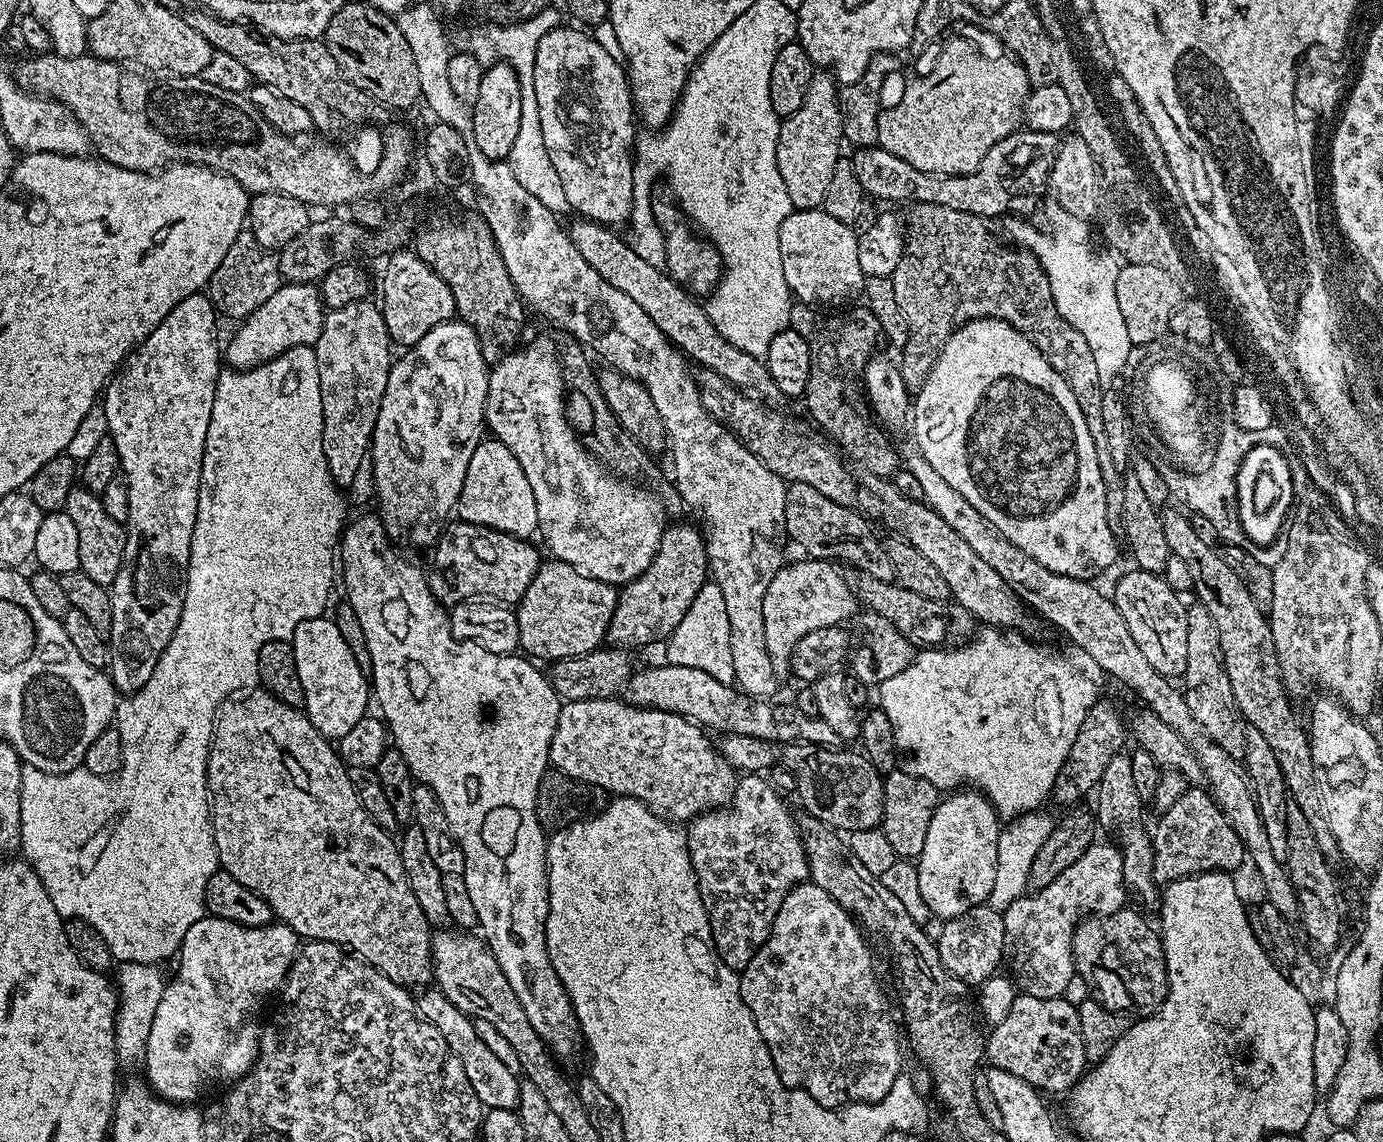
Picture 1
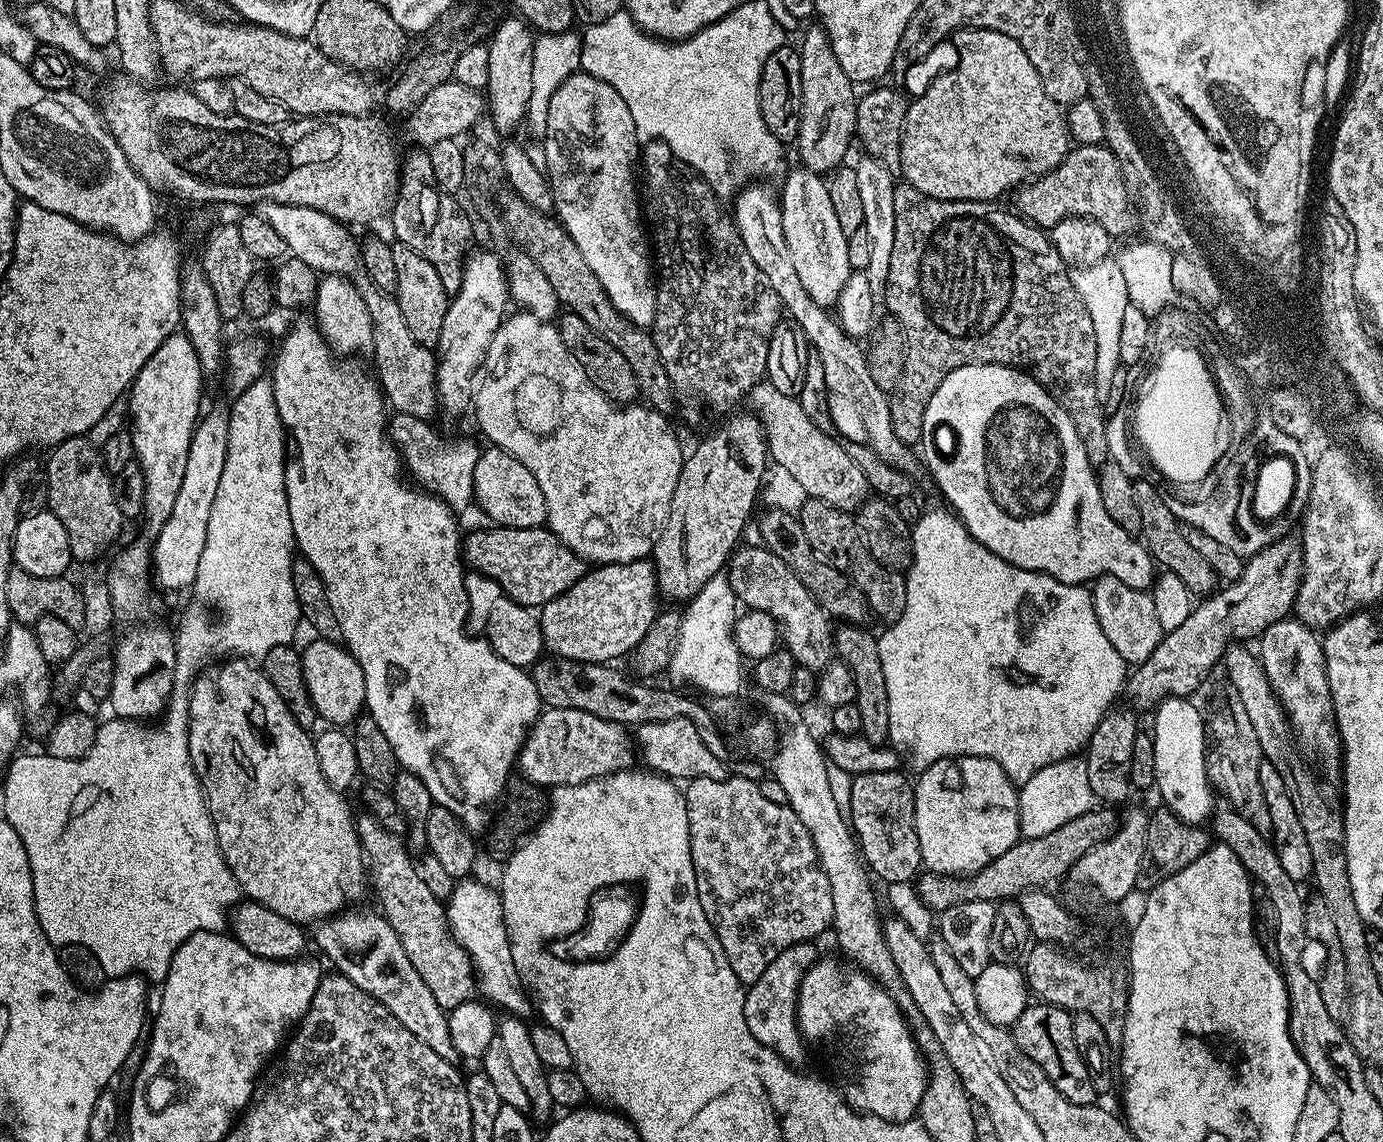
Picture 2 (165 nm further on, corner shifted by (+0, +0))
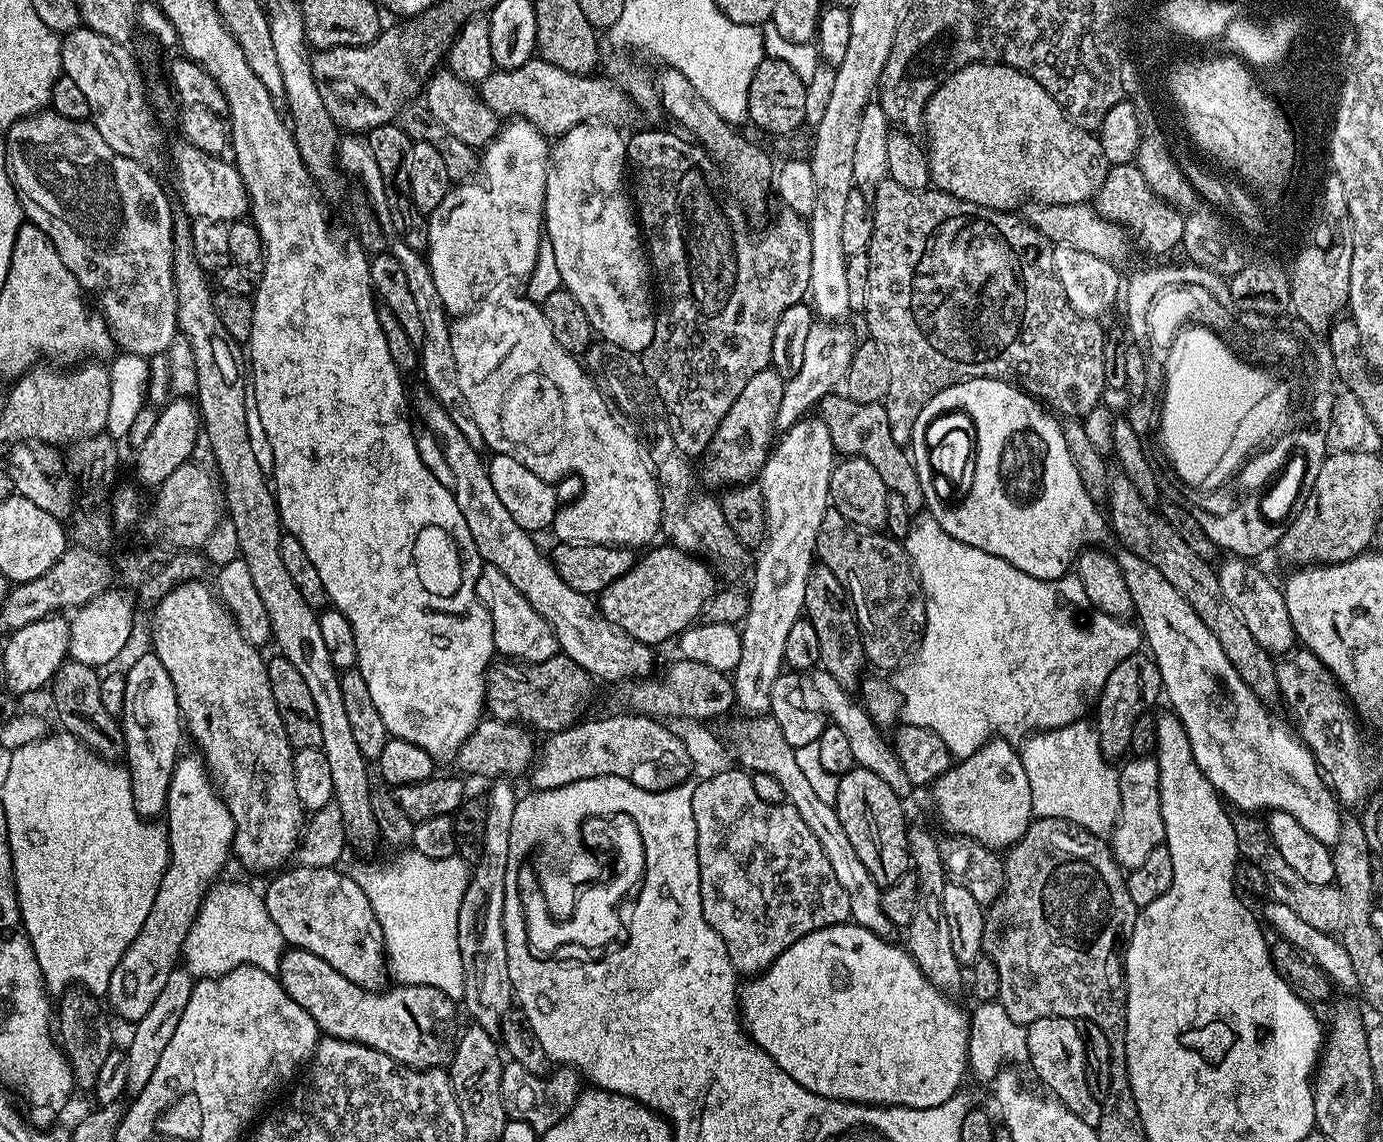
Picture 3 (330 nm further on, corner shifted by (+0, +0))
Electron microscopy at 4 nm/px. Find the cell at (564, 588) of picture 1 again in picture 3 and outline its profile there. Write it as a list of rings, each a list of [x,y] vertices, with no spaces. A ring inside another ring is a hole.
[[[679,550],[641,555],[618,582],[610,582],[598,597],[600,612],[638,642],[651,646],[679,637],[701,619],[704,607],[717,591],[717,577],[701,557]]]

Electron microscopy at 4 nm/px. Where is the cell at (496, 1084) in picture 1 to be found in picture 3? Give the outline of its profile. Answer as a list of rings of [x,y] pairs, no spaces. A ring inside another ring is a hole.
[[[303,866],[289,867],[279,874],[273,875],[268,889],[263,889],[264,905],[274,918],[274,926],[282,934],[282,938],[291,947],[310,950],[310,954],[318,954],[322,962],[330,962],[342,978],[350,978],[358,986],[371,992],[379,992],[389,983],[390,961],[384,951],[384,928],[378,926],[378,918],[370,906],[370,898],[358,886],[355,875],[339,872],[339,867],[305,868]]]

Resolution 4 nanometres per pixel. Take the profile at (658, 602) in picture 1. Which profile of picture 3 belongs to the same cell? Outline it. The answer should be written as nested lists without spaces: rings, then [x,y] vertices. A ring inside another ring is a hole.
[[[771,366],[758,370],[758,374],[754,374],[754,378],[746,382],[742,394],[734,398],[734,406],[730,406],[726,418],[720,420],[718,430],[703,457],[706,483],[739,486],[759,477],[774,444],[772,432],[777,431],[776,411],[778,406],[782,406],[785,383]]]

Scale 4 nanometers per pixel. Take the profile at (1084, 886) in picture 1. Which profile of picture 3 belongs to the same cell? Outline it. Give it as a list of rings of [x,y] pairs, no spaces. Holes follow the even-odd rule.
[[[1155,755],[1128,758],[1123,764],[1124,768],[1119,769],[1120,809],[1116,824],[1110,833],[1110,851],[1121,869],[1131,870],[1146,862],[1150,850],[1164,844],[1164,823],[1160,797],[1160,771]]]

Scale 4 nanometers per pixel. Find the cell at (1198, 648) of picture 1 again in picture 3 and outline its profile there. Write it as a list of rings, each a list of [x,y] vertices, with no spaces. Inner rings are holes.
[[[1237,815],[1233,819],[1232,825],[1240,856],[1254,866],[1258,866],[1262,870],[1262,874],[1266,874],[1268,892],[1275,903],[1290,906],[1290,910],[1294,910],[1294,914],[1298,914],[1298,918],[1302,918],[1302,922],[1314,926],[1314,930],[1336,934],[1343,929],[1346,902],[1344,895],[1340,893],[1340,889],[1336,887],[1335,883],[1328,884],[1323,888],[1322,886],[1310,886],[1310,882],[1298,878],[1298,874],[1294,874],[1294,869],[1284,861],[1282,854],[1278,854],[1278,850],[1272,845],[1268,825],[1259,815]]]

